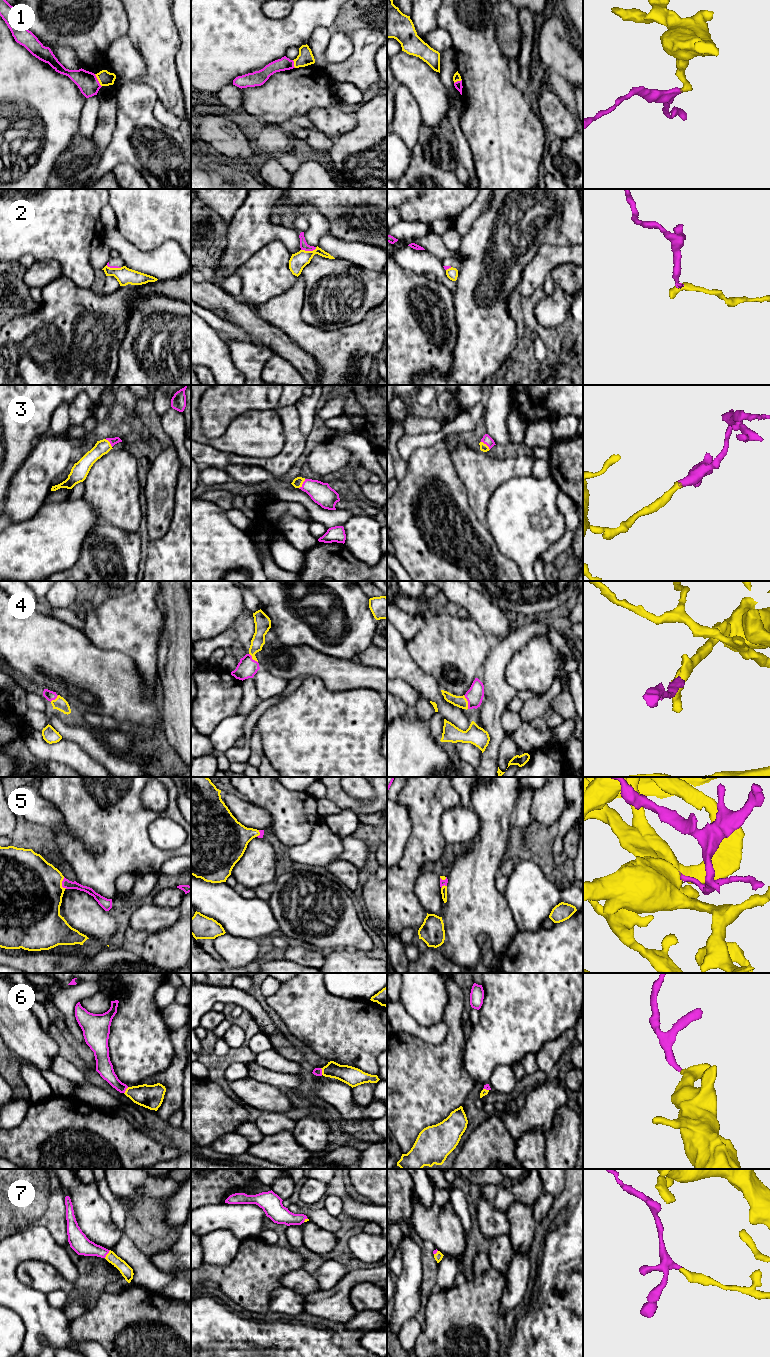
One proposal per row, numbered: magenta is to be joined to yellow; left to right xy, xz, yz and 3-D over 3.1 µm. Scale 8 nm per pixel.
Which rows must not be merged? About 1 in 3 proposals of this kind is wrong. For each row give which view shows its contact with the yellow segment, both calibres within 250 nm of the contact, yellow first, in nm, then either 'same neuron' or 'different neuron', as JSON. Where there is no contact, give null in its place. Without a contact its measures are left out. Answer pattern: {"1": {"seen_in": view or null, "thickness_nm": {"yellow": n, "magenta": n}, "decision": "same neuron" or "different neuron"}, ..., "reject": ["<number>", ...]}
{"1": {"seen_in": "xy", "thickness_nm": {"yellow": 120, "magenta": 170}, "decision": "different neuron"}, "2": {"seen_in": "xz", "thickness_nm": {"yellow": 140, "magenta": 60}, "decision": "different neuron"}, "3": {"seen_in": "xz", "thickness_nm": {"yellow": 80, "magenta": 180}, "decision": "same neuron"}, "4": {"seen_in": "yz", "thickness_nm": {"yellow": 100, "magenta": 140}, "decision": "same neuron"}, "5": {"seen_in": "xy", "thickness_nm": {"yellow": 500, "magenta": 70}, "decision": "same neuron"}, "6": {"seen_in": "xz", "thickness_nm": {"yellow": 150, "magenta": 60}, "decision": "same neuron"}, "7": {"seen_in": "xy", "thickness_nm": {"yellow": 100, "magenta": 150}, "decision": "same neuron"}, "reject": ["1", "2"]}

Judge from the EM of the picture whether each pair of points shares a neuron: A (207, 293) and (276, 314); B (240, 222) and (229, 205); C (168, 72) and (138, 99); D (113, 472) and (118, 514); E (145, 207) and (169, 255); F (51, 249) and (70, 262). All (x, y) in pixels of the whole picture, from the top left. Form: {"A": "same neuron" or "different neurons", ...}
{"A": "different neurons", "B": "different neurons", "C": "different neurons", "D": "same neuron", "E": "different neurons", "F": "same neuron"}

